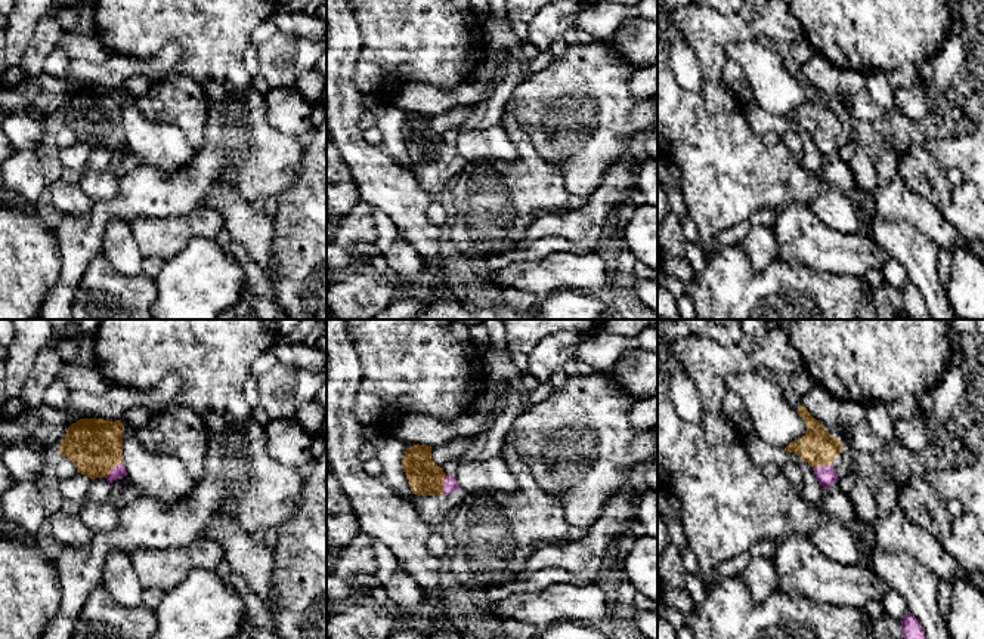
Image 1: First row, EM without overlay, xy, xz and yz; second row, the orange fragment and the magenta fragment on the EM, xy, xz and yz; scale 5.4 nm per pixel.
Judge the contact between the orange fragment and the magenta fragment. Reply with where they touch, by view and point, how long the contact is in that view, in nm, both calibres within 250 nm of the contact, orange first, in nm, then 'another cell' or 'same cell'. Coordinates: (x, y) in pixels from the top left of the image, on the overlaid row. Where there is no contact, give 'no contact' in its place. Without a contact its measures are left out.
xz (442, 485) | 110 nm | 190/80 nm | same cell

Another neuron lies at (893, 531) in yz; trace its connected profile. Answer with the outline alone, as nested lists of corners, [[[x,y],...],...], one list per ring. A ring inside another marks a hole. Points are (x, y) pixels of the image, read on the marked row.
[[[898,506],[885,515],[878,513],[872,528],[882,550],[909,553],[940,580],[954,577],[959,568],[956,559],[926,530],[910,522]]]

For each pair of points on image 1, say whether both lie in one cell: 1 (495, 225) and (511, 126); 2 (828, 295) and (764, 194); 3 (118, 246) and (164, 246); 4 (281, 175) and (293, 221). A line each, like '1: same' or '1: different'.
1: same
2: different
3: different
4: different

